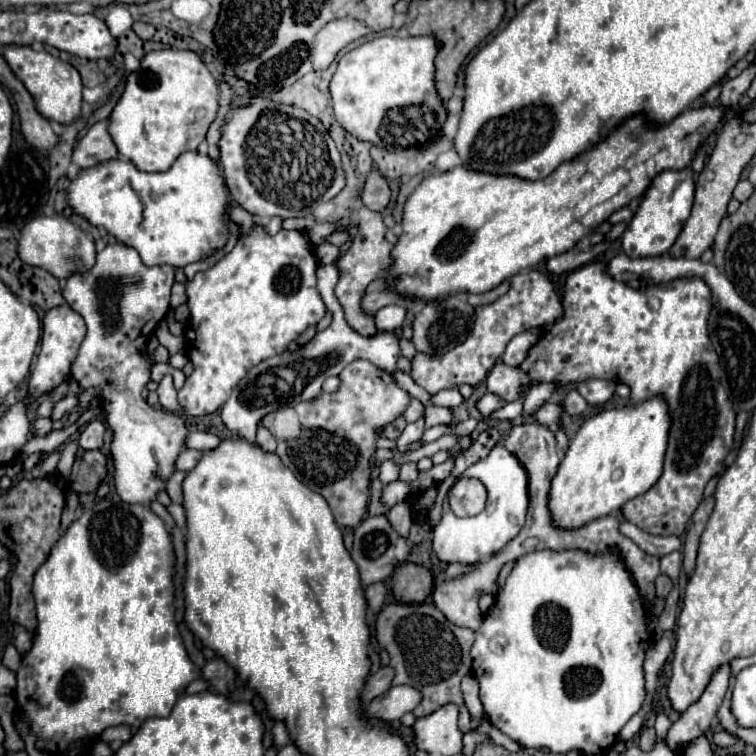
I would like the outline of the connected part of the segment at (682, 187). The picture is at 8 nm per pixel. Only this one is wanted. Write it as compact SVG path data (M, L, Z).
M681 169L681 171L663 171L655 177L653 185L647 189L647 193L641 199L641 207L631 219L627 231L621 237L621 247L625 255L629 257L659 257L669 253L671 245L677 241L693 205L693 171Z

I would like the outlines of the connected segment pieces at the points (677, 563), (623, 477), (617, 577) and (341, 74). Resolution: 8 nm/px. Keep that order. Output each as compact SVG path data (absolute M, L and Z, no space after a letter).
M679 551L669 553L669 555L665 555L661 559L661 573L667 573L673 581L677 581L679 571L681 571L681 555L679 555Z
M663 395L643 403L607 409L587 419L571 439L569 451L551 483L549 511L563 529L581 527L593 519L619 511L631 497L645 493L663 473L671 413Z
M551 549L527 553L517 559L513 571L509 573L505 585L499 589L495 599L495 609L491 609L483 625L477 629L477 639L471 649L473 657L473 673L481 687L481 703L487 713L491 725L495 725L501 733L511 739L523 743L525 747L549 747L551 753L567 753L569 749L585 751L585 755L605 755L609 747L617 741L623 725L641 709L645 699L645 673L643 661L645 653L651 647L651 635L647 631L647 609L643 599L639 597L639 589L635 589L635 581L631 581L631 573L623 569L623 561L619 561L619 553L615 549L605 549L603 553L583 553L581 549L563 549L559 553Z
M383 35L359 45L345 53L331 79L329 91L333 95L333 113L345 131L353 133L361 141L371 141L377 147L389 151L427 151L441 139L441 129L447 121L447 109L437 93L435 85L435 57L439 53L439 41L435 37L395 37Z

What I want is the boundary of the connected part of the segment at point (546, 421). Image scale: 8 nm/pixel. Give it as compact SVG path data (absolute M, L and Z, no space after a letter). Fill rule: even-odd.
M543 403L535 413L533 419L541 425L553 425L557 423L561 417L561 407L557 403Z

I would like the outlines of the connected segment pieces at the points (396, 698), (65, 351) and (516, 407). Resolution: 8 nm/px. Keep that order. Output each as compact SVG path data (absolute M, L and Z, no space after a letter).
M395 685L387 693L375 697L375 701L365 707L365 713L369 717L379 717L385 723L395 723L407 711L413 711L421 699L423 695L417 689L411 689L411 685Z
M61 305L55 309L49 309L43 317L43 337L41 337L41 351L37 355L35 371L29 377L29 391L35 393L35 397L43 395L45 391L61 385L69 377L71 363L75 361L77 349L85 337L85 323L79 313L75 313L69 305Z
M517 399L517 401L507 403L503 409L495 411L491 417L495 417L495 419L515 419L521 409L523 409L523 399Z

